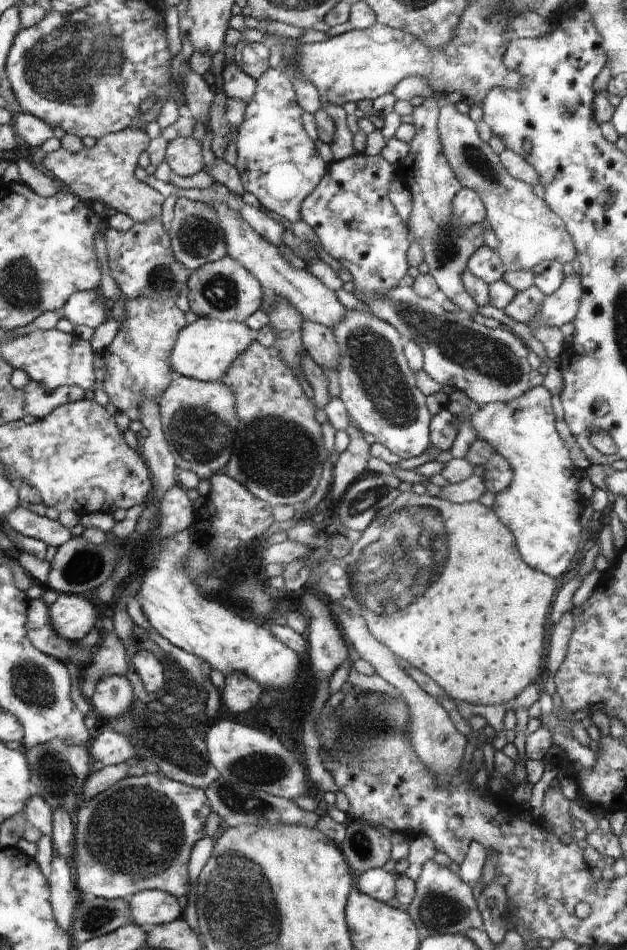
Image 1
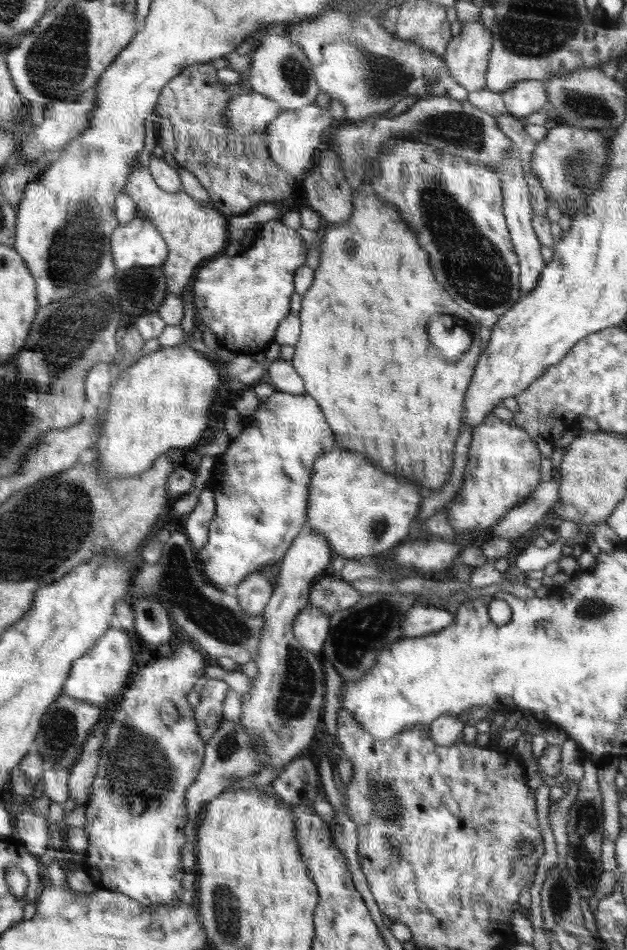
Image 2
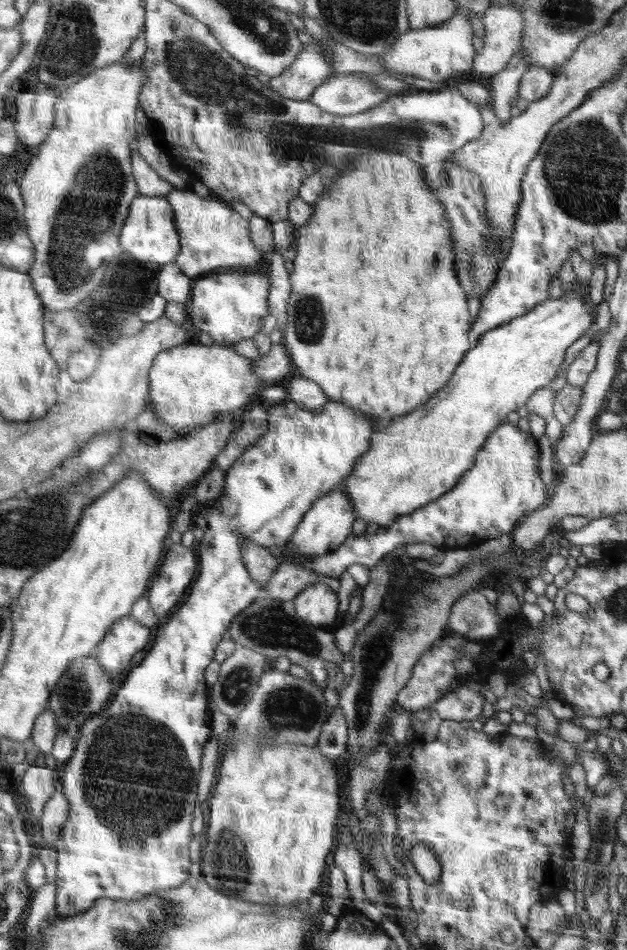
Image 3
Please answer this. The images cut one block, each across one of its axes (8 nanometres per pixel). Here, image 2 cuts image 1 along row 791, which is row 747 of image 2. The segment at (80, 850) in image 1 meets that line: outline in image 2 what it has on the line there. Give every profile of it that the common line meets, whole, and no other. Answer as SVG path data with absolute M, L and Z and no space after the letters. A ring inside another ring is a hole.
M181 641L178 643L177 649L169 653L166 658L160 658L160 660L156 660L156 662L148 664L146 668L134 673L133 680L126 688L126 694L124 694L122 702L120 702L120 708L115 710L115 720L108 724L107 739L104 742L102 755L99 757L99 770L96 772L95 782L91 786L91 796L85 804L86 823L84 824L84 829L88 833L88 848L86 848L87 854L84 858L82 869L92 880L93 886L98 887L99 890L124 893L124 895L131 896L134 900L139 900L140 904L144 904L145 907L154 907L158 903L174 905L176 902L179 902L183 893L182 879L184 878L184 870L182 868L181 850L186 842L184 829L186 828L186 823L188 823L186 791L200 772L205 755L204 740L198 736L198 726L196 726L193 708L188 703L187 696L192 691L198 678L203 676L209 661L206 655L196 648L196 645L188 641Z

